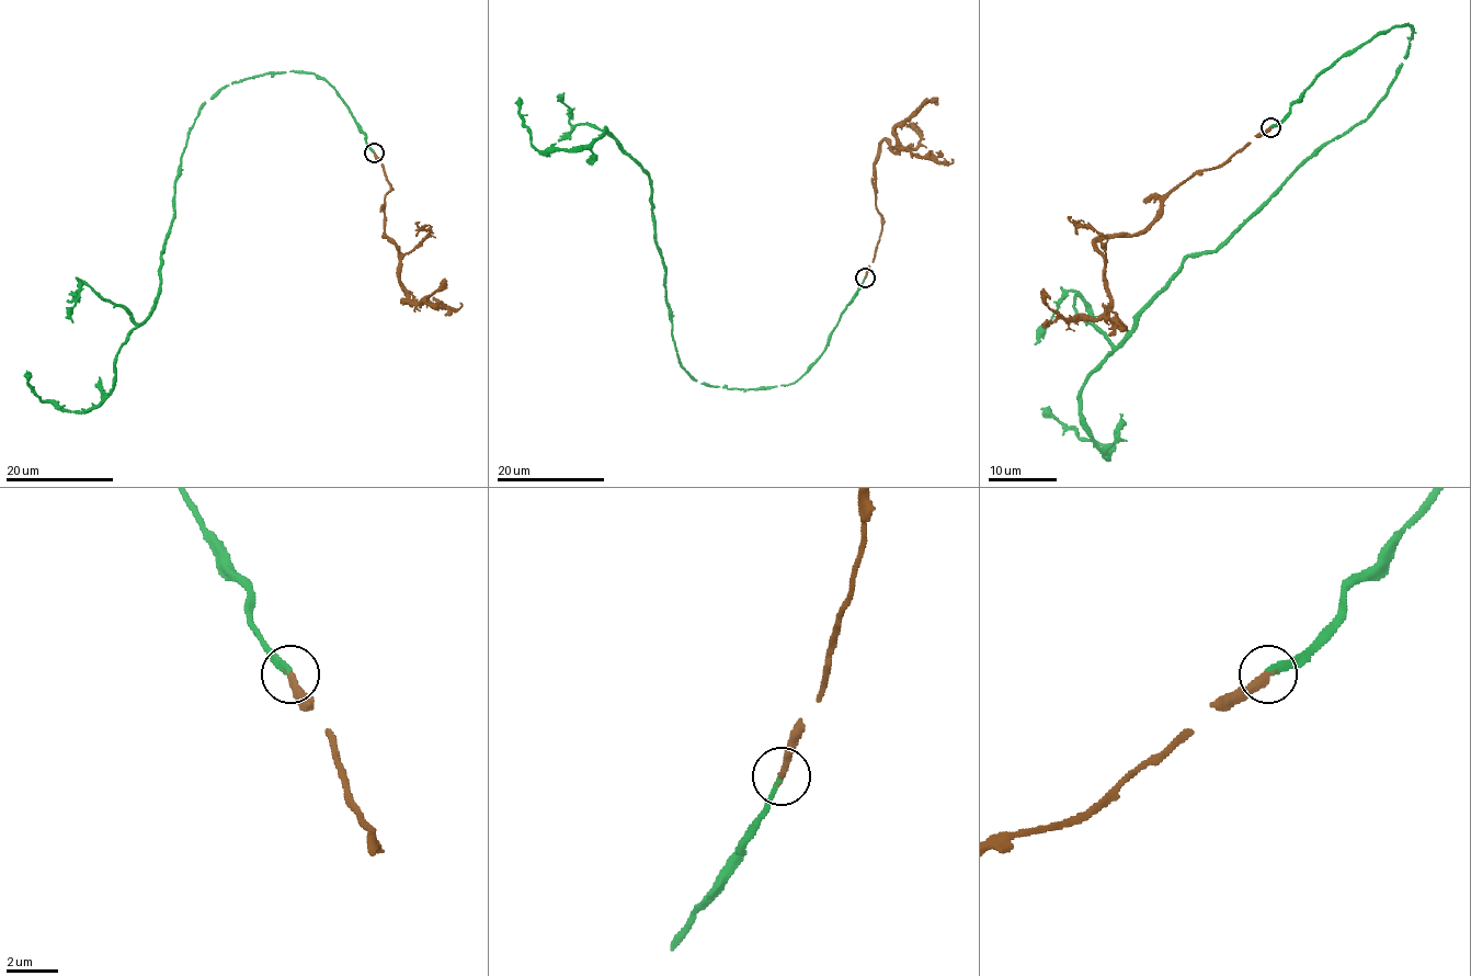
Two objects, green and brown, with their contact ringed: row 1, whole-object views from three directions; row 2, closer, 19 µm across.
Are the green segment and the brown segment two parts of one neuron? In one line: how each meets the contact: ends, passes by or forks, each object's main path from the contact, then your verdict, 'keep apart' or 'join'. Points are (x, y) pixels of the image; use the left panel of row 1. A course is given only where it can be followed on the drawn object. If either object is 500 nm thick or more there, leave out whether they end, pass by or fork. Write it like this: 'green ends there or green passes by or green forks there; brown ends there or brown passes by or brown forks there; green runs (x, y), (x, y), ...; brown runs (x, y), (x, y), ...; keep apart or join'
green ends there; brown ends there; green runs (374, 152), (314, 74), (225, 86), (190, 131), (159, 298), (120, 348), (114, 387), (61, 411), (27, 372); brown runs (374, 152), (390, 186), (385, 195), (384, 236), (400, 254), (403, 302), (423, 302), (444, 277); join

